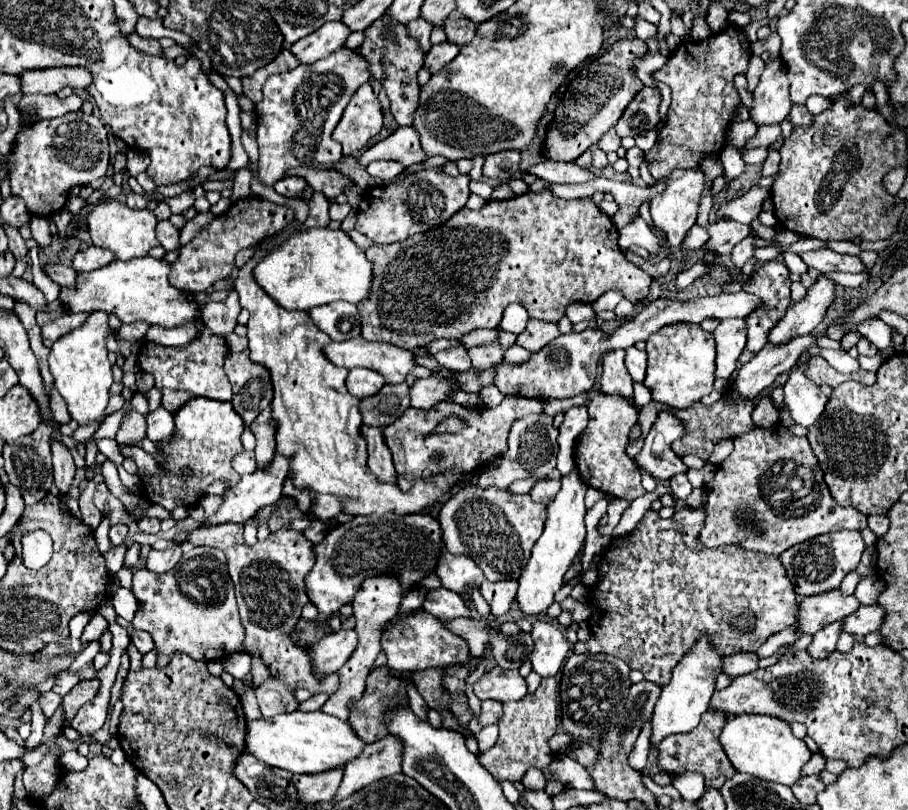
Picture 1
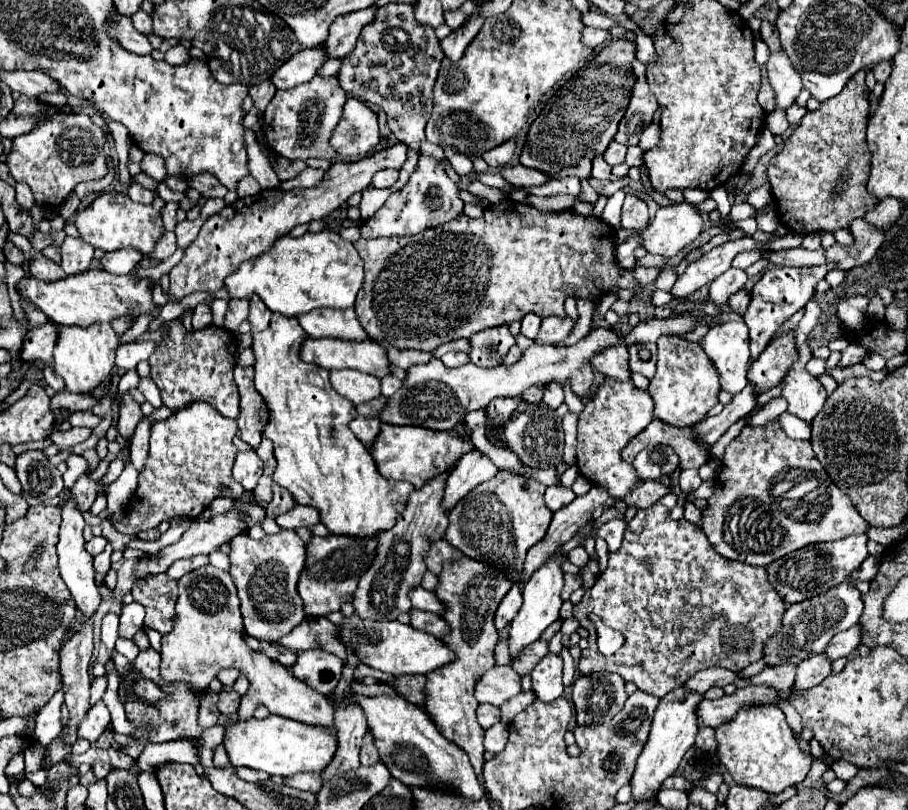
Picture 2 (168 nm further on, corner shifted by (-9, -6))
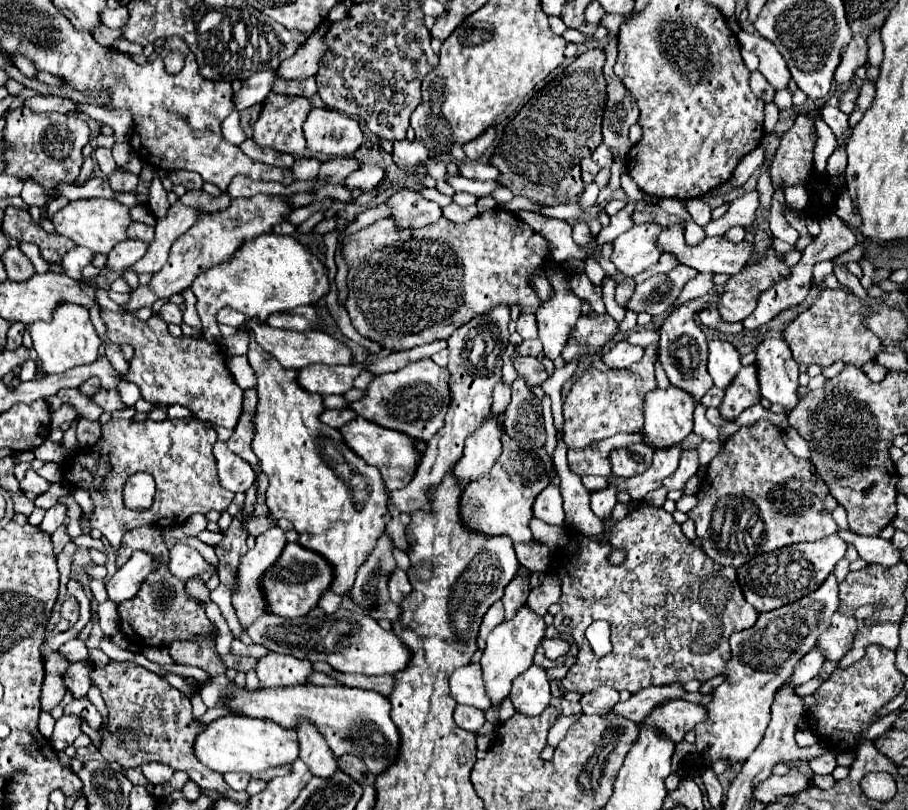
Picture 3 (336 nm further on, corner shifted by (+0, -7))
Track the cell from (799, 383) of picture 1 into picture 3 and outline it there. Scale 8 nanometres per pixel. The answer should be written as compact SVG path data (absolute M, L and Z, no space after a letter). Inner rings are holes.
M782 338L765 339L755 351L761 395L771 403L783 405L785 411L793 411L797 401L801 401L797 395L799 365L793 359L788 344Z

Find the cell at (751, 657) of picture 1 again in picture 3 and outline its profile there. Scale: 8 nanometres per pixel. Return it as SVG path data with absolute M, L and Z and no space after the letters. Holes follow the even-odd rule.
M671 683L665 687L647 687L643 691L637 691L629 697L629 701L619 701L611 713L619 713L625 715L637 723L643 723L643 719L647 719L647 715L659 707L665 701L671 699L681 699L683 695L687 695L687 691L683 689L683 683Z

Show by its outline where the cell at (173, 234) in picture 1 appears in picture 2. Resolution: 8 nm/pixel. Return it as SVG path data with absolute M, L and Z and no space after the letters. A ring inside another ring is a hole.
M164 232L162 238L156 242L154 250L150 254L146 254L146 258L160 262L160 260L166 260L170 254L174 254L174 250L176 250L176 236L174 236L174 232Z

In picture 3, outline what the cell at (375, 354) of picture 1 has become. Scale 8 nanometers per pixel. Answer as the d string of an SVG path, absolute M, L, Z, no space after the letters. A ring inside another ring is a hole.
M245 323L245 327L255 333L257 343L267 353L271 353L285 369L299 371L299 369L303 369L307 365L313 365L313 363L325 363L325 365L351 365L353 363L353 351L345 343L341 343L339 339L335 339L329 333L323 333L323 331L299 333L299 331L275 329L275 327L269 327L265 323L261 323L261 325L257 325L257 323Z

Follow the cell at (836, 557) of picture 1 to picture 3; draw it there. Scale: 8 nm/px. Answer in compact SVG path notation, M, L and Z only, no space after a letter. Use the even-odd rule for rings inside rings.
M835 533L813 543L795 543L771 553L757 555L755 559L737 569L743 595L761 613L799 601L801 597L819 589L819 585L833 573L839 559L845 557L847 547L849 545Z

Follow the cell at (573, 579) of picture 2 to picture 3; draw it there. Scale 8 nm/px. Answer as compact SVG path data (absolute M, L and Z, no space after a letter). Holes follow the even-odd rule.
M547 575L539 587L531 589L527 601L531 603L535 613L545 615L549 605L559 603L559 599L561 599L561 579L557 575Z

